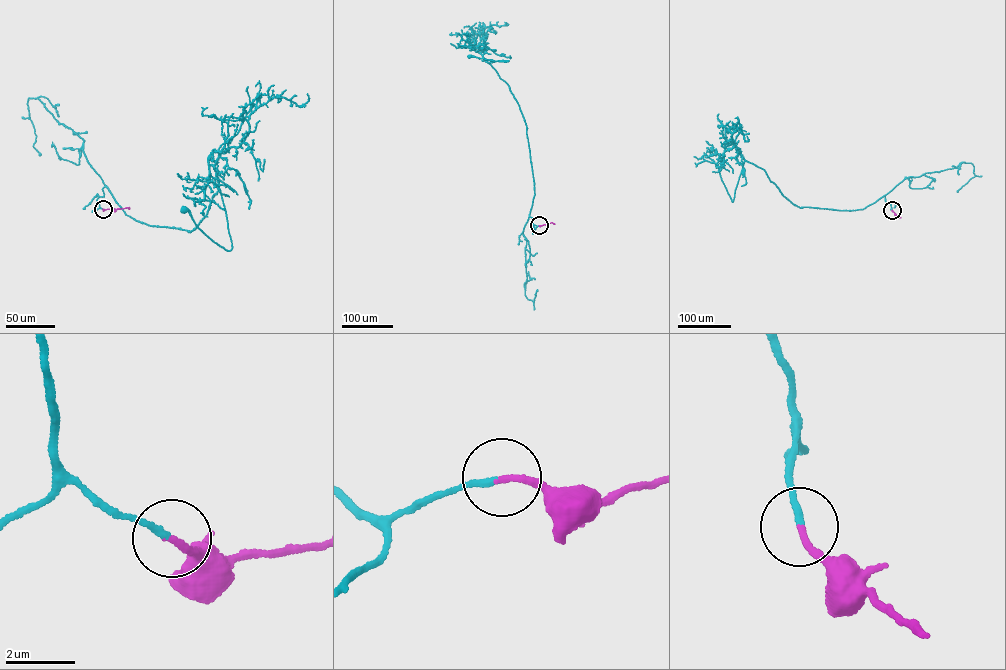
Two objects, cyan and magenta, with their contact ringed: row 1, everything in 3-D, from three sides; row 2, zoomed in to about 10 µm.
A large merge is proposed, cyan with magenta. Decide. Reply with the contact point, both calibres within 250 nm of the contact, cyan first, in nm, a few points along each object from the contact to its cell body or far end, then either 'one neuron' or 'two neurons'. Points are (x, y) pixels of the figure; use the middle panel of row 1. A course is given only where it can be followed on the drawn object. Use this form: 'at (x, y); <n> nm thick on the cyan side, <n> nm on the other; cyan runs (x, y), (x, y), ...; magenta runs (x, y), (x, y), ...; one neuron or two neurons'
at (539, 225); 180 nm thick on the cyan side, 190 nm on the other; cyan runs (539, 225), (533, 224), (529, 216), (535, 193), (525, 121), (509, 86), (488, 63), (508, 61), (469, 56); magenta runs (539, 225), (554, 224); one neuron

